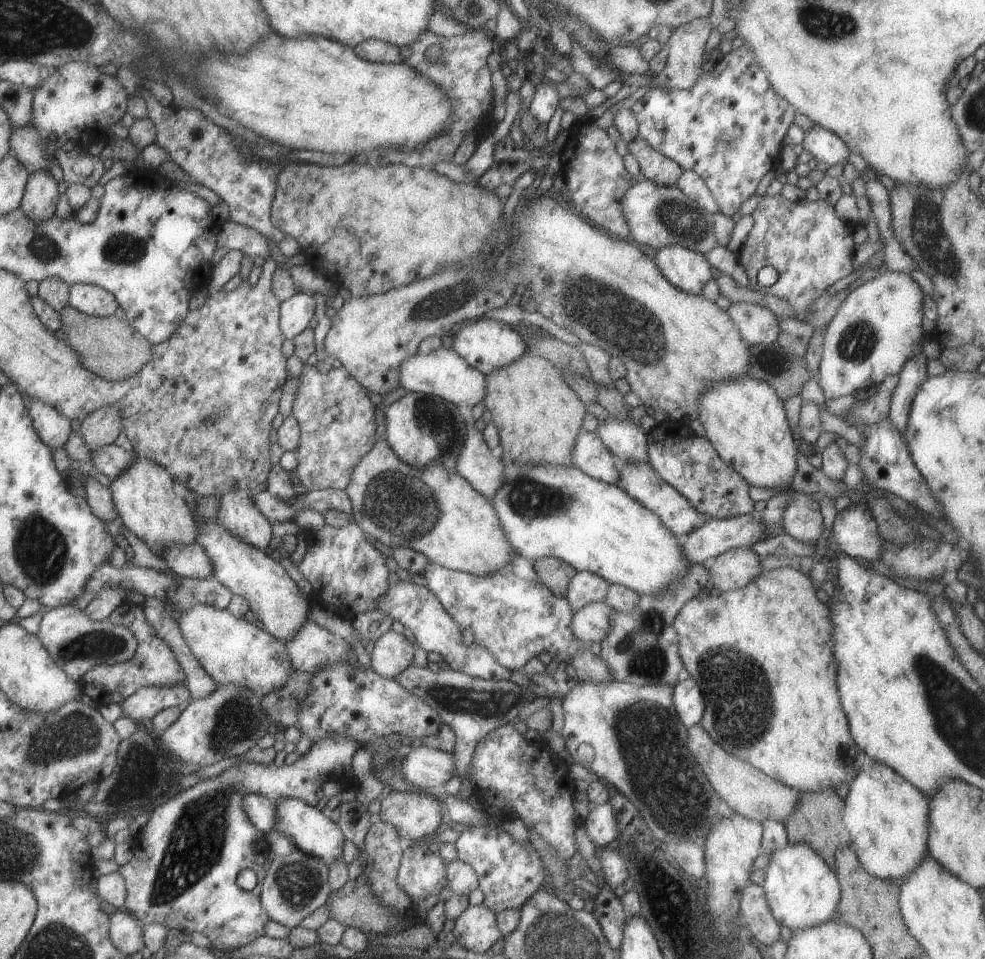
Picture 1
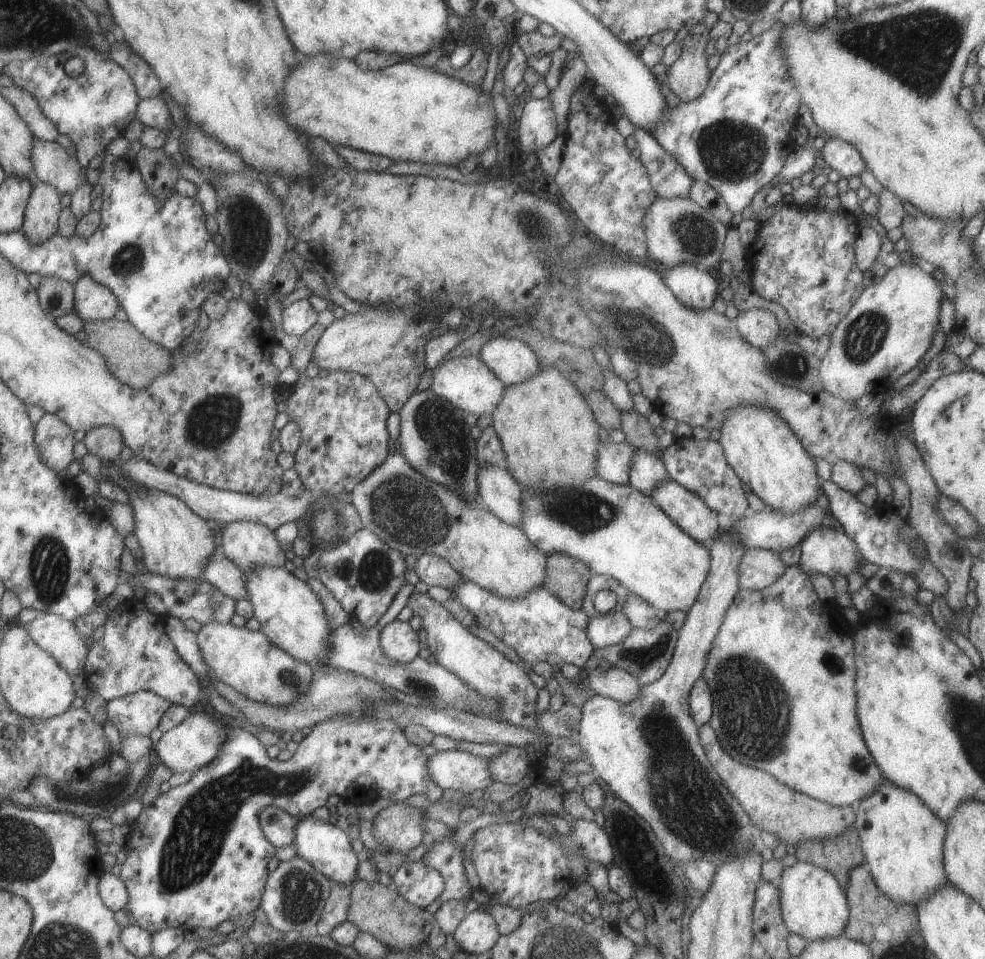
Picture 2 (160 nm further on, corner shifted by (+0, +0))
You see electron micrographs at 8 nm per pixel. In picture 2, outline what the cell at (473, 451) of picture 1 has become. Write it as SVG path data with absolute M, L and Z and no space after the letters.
M495 465L480 466L477 486L483 509L512 527L519 528L521 526L521 486L506 468Z

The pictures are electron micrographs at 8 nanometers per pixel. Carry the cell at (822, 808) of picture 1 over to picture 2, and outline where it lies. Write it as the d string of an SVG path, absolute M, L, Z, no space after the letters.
M853 828L845 829L836 839L803 841L795 849L794 856L799 861L830 872L844 891L848 888L849 871L857 865L866 867L859 837Z

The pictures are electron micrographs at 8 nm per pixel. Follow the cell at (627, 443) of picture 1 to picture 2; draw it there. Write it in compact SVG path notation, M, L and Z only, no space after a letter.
M635 449L631 460L628 484L649 495L657 485L668 479L662 460L654 454Z

